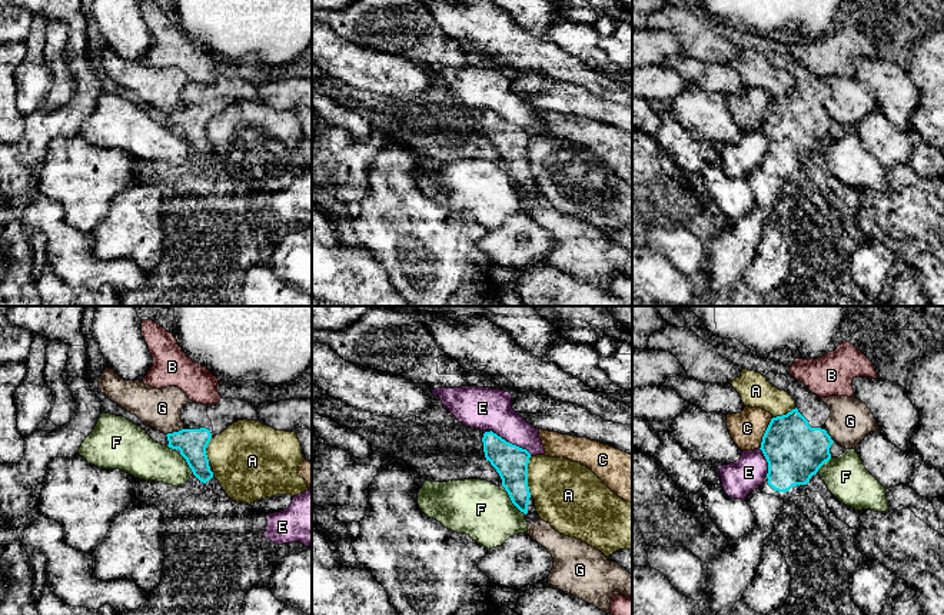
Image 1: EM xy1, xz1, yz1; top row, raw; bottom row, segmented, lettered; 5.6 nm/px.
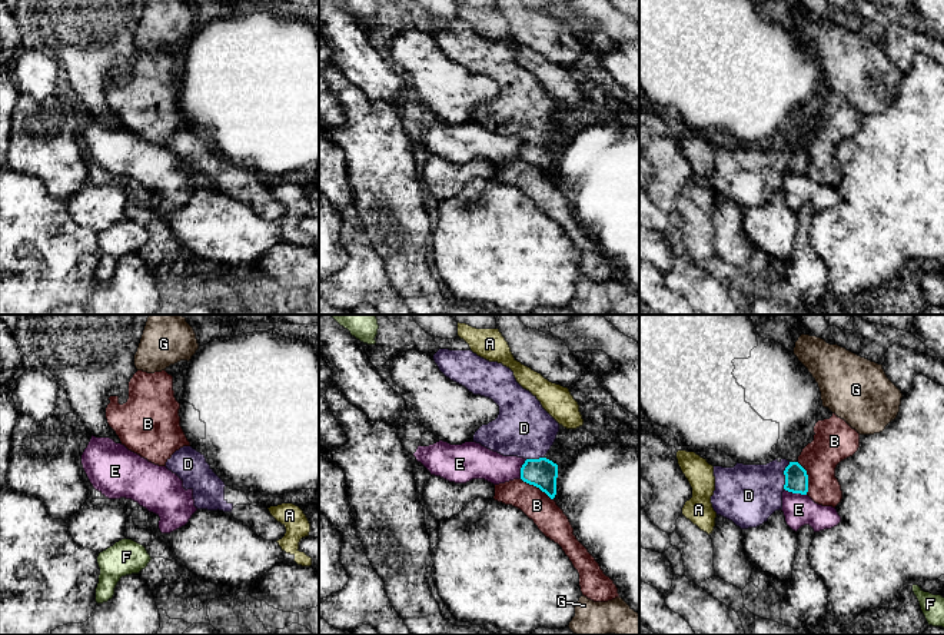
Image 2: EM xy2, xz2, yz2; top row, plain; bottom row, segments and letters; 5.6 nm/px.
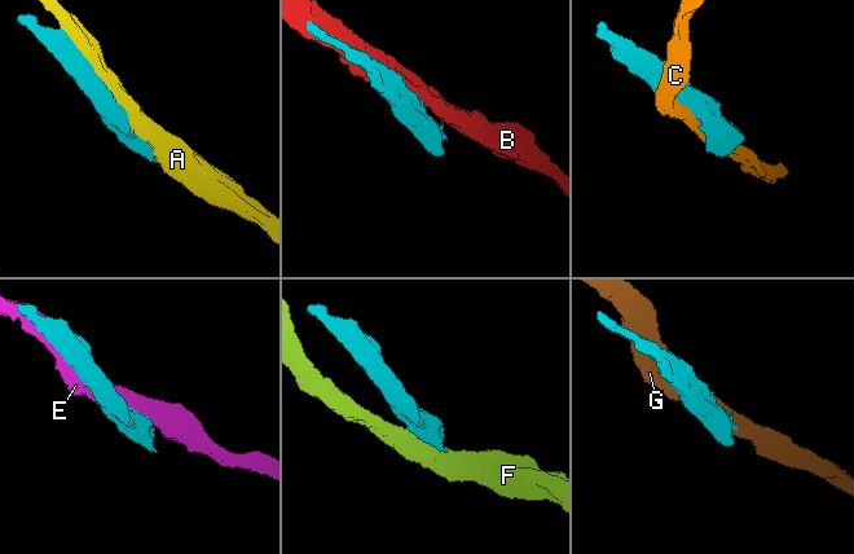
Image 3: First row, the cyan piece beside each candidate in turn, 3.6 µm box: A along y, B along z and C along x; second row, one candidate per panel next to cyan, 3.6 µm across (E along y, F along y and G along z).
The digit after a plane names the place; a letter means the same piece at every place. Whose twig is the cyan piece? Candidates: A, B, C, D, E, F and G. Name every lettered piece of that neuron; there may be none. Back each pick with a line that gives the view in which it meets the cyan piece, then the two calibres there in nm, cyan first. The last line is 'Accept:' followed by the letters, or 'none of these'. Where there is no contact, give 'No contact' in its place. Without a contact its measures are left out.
D: Touches cyan in yz2. Thickness 130 nm (cyan) against 340 nm
Accept: D

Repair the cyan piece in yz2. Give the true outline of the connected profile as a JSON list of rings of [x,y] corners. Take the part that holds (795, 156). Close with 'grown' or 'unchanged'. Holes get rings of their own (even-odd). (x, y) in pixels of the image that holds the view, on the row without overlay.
[[[775,139],[767,144],[714,146],[711,183],[717,195],[741,209],[757,207],[782,189],[782,172],[807,174],[808,154],[798,142]]]; grown

